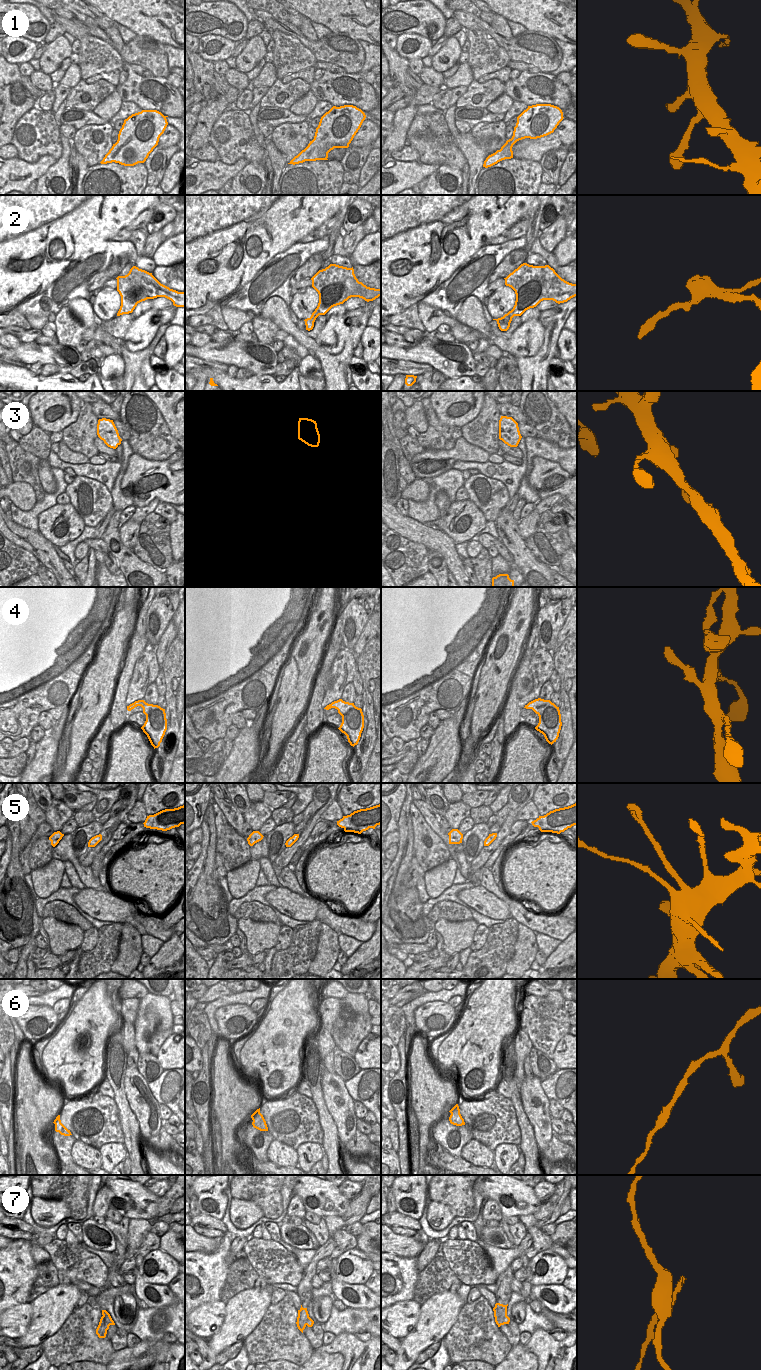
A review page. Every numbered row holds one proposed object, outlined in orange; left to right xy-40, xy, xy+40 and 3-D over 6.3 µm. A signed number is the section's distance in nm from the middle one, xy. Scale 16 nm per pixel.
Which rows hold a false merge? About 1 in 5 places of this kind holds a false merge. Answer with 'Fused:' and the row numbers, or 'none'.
Fused: 2, 7

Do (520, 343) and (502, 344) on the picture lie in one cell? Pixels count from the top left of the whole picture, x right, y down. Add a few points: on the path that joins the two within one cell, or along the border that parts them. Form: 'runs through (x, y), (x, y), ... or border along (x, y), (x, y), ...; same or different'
border along (509, 339), (507, 351); different

